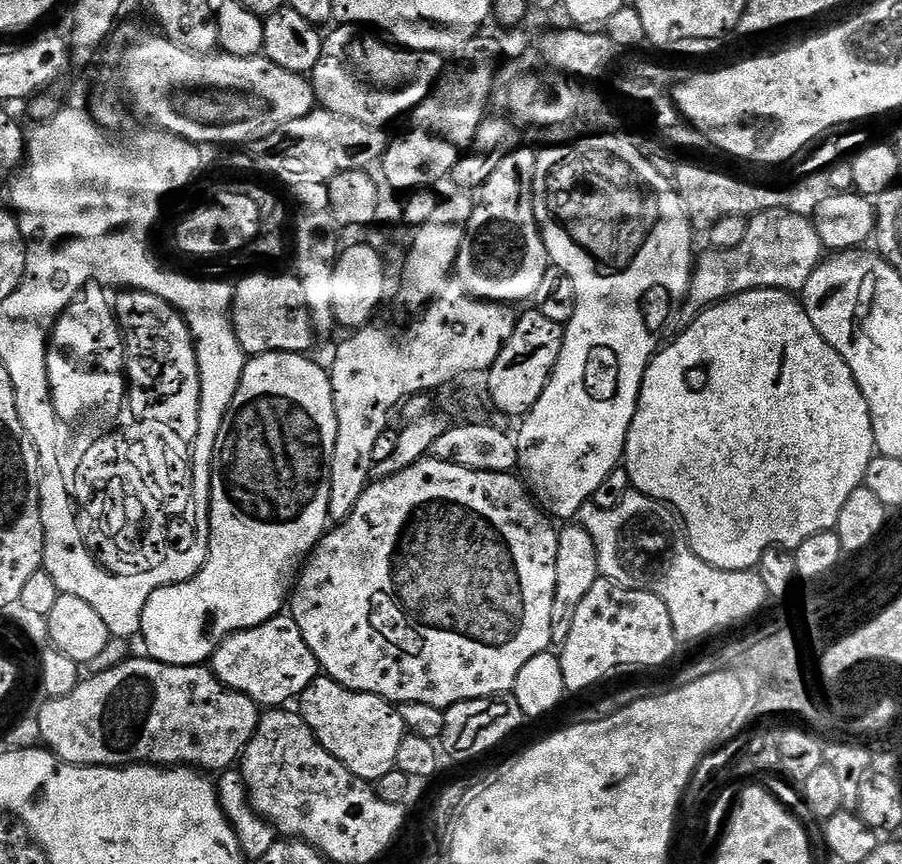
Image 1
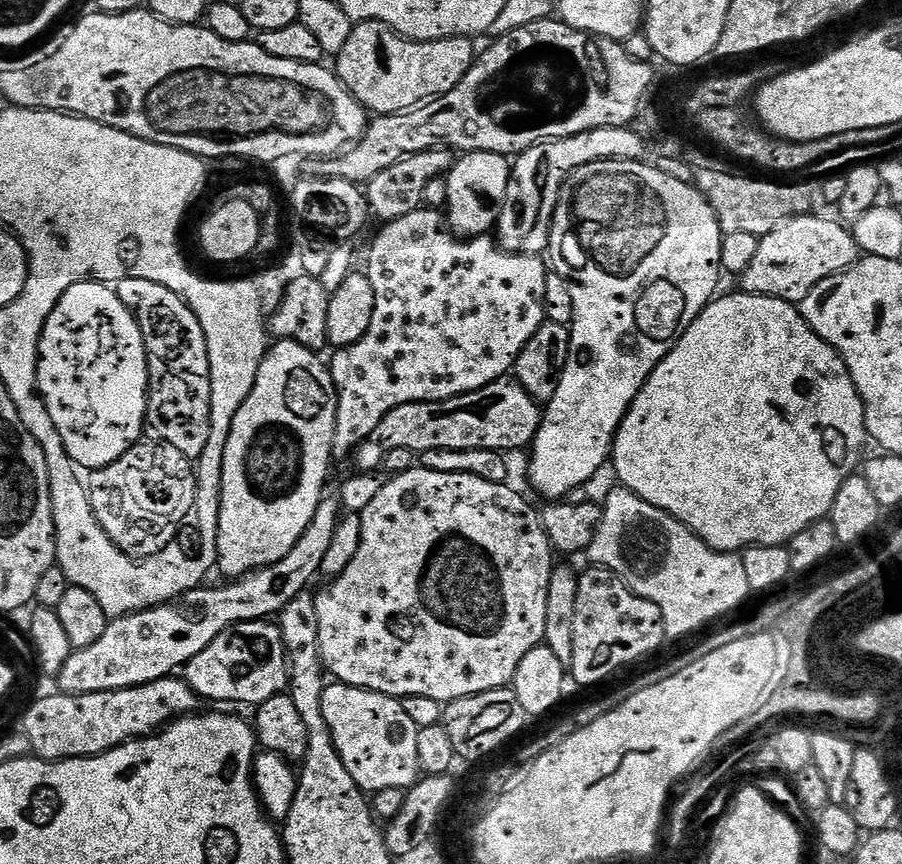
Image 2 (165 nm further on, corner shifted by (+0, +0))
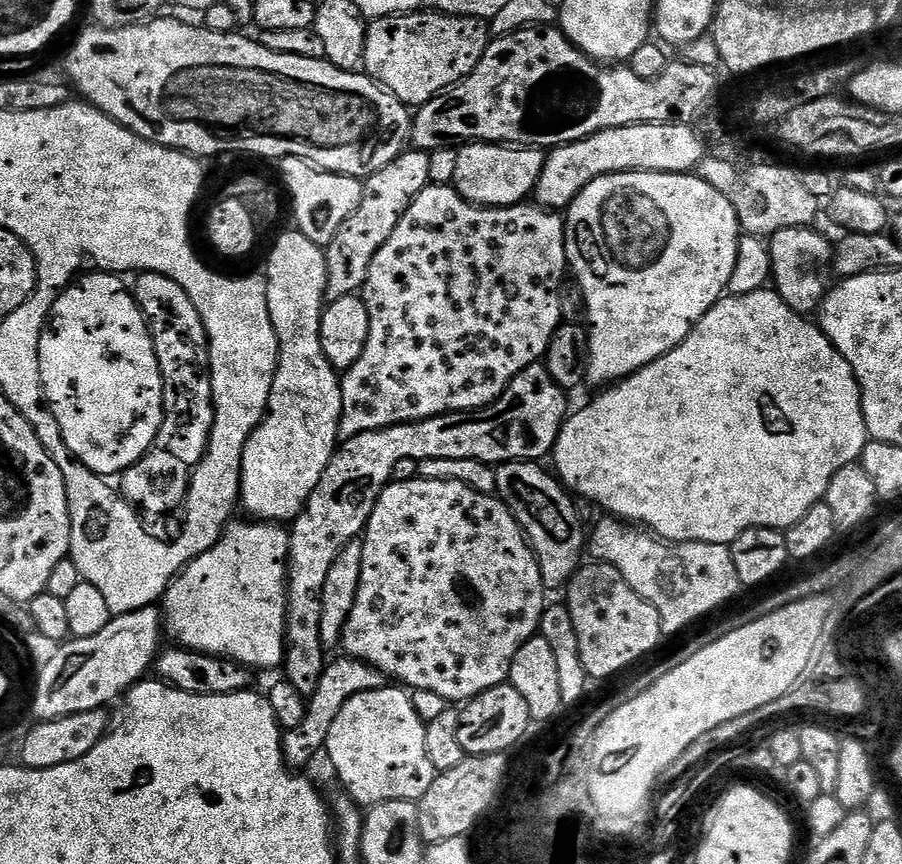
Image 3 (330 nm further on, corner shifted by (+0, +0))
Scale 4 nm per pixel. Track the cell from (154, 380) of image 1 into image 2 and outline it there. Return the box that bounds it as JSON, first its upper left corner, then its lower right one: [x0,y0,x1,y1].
[114,278,210,460]

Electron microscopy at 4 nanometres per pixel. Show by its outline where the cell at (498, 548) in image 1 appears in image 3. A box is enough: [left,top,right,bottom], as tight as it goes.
[342,479,546,702]

